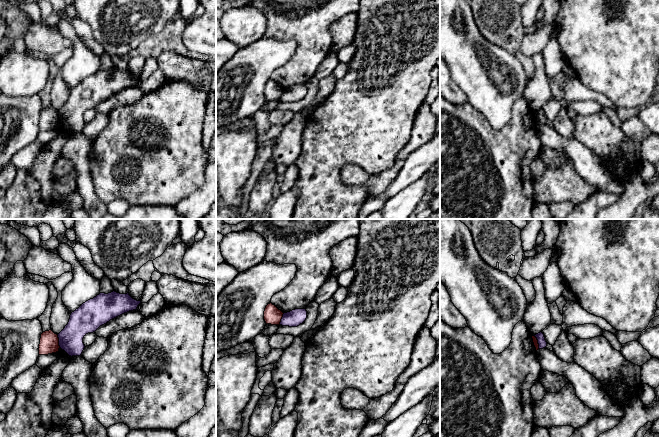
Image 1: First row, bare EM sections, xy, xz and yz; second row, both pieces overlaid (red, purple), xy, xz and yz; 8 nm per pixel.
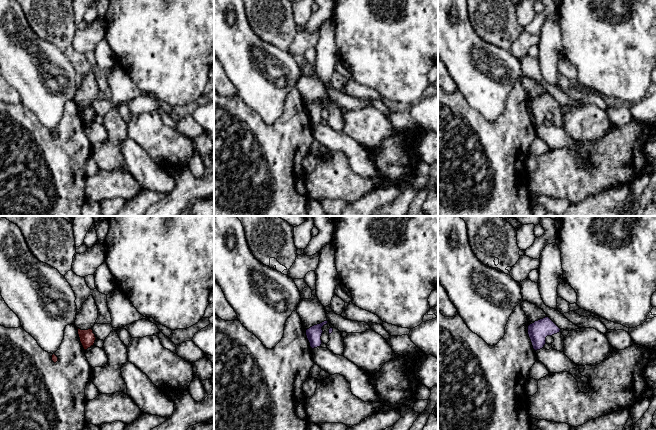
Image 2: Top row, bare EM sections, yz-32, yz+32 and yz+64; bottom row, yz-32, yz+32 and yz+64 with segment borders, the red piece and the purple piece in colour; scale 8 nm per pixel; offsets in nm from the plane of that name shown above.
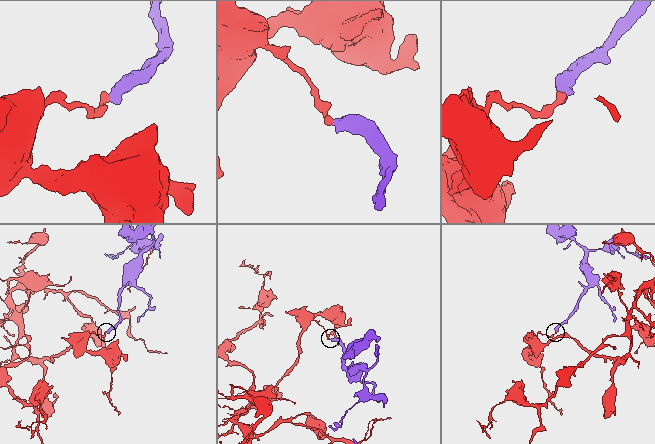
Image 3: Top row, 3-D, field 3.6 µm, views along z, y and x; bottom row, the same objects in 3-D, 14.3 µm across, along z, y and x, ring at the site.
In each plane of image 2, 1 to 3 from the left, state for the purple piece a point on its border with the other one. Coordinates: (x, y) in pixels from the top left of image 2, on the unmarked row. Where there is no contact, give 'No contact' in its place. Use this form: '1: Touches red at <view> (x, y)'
1: No contact
2: No contact
3: No contact

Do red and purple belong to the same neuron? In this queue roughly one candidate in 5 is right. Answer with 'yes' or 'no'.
no

